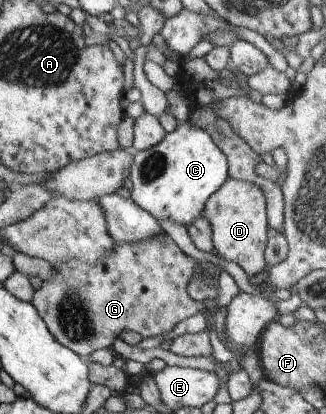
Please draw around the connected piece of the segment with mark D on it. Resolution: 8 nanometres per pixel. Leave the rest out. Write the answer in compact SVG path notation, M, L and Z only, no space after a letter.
M228 176L208 197L202 214L210 224L213 250L219 257L237 263L248 278L265 267L263 251L269 227L265 212L265 195L257 185Z

